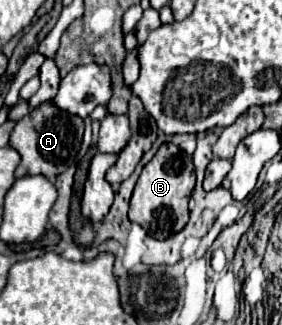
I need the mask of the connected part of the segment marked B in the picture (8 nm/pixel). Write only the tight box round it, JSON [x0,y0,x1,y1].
[128,144,196,240]

